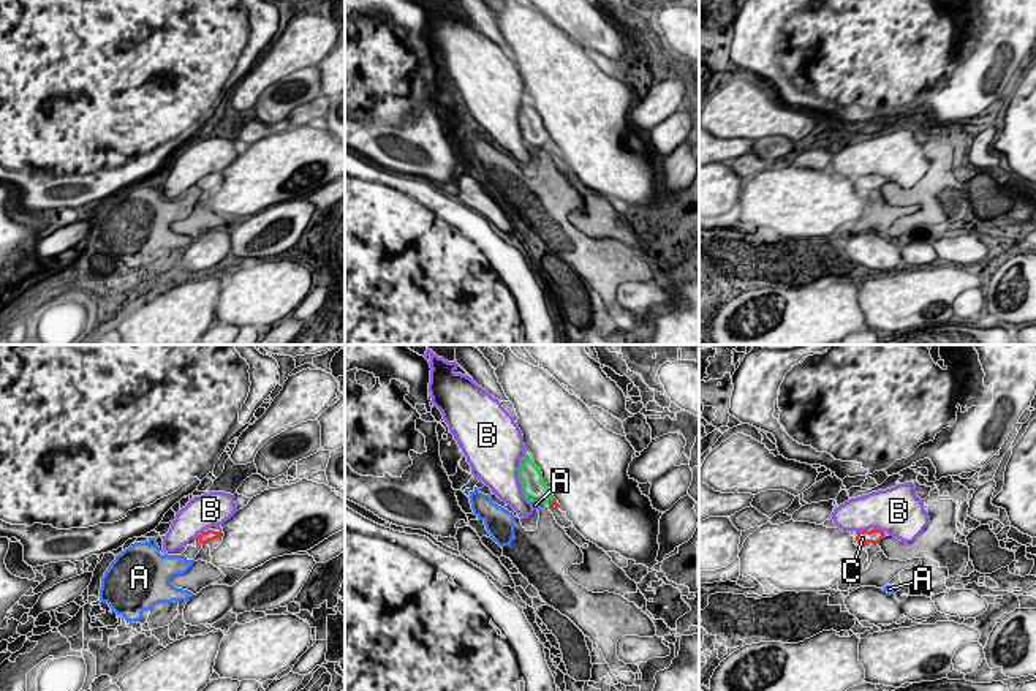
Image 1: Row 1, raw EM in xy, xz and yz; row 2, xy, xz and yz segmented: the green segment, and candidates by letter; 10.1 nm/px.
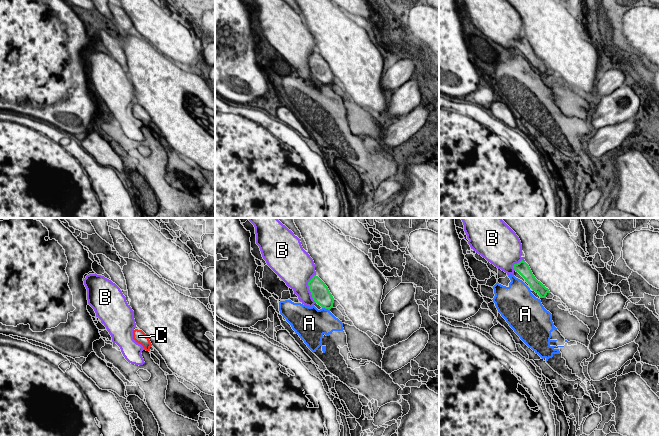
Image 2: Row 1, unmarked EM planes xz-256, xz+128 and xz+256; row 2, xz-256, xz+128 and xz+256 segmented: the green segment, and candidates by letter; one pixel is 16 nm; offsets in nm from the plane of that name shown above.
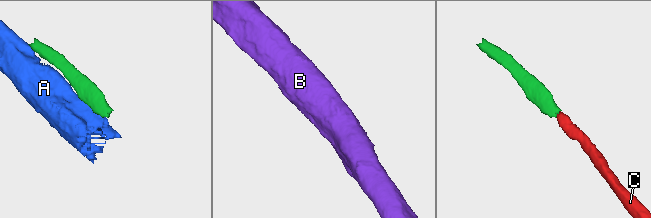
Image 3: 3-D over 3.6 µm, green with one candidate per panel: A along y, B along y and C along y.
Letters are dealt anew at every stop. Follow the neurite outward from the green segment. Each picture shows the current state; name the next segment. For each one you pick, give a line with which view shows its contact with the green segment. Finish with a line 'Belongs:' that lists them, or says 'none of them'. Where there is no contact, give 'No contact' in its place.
C: Touches green in xz
Belongs: C

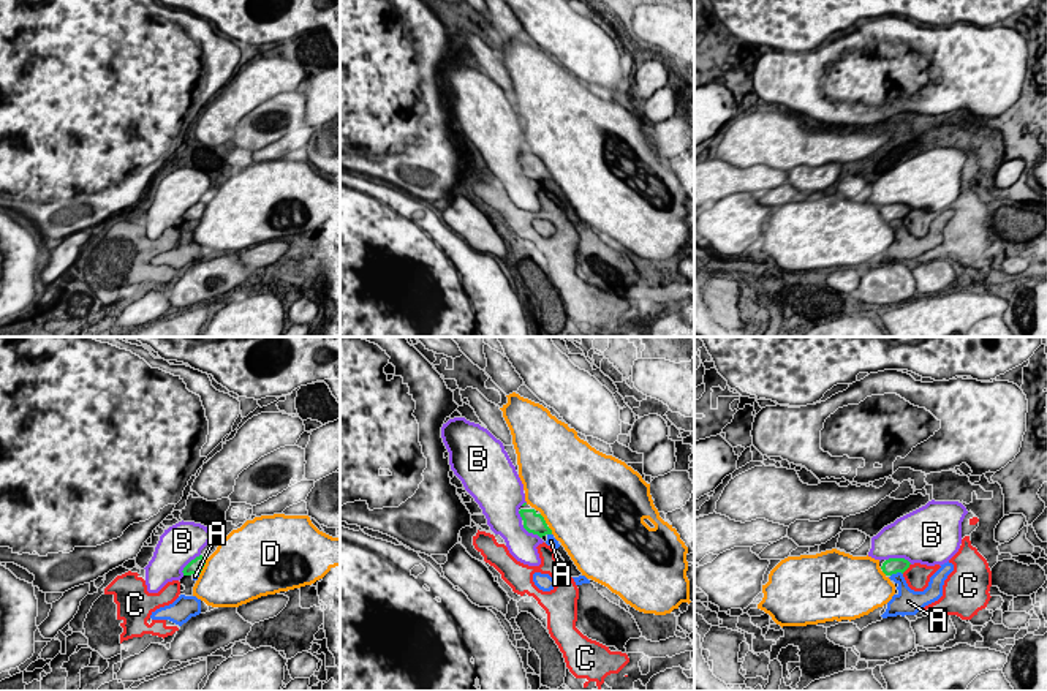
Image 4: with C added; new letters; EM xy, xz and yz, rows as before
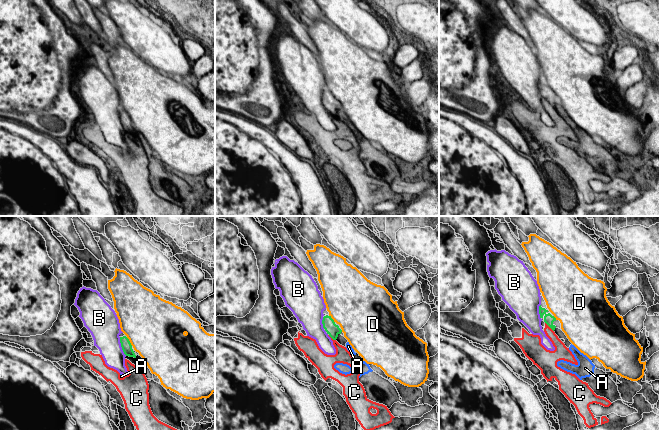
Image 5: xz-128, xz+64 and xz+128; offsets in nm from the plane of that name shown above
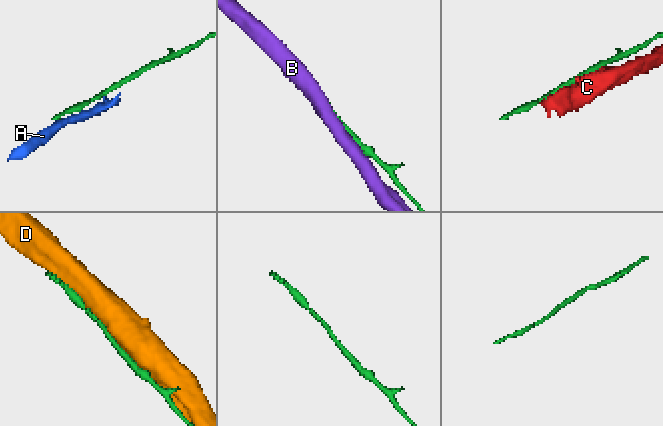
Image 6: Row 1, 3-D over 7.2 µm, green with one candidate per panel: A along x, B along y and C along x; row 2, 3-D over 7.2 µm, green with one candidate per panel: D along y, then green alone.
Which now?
Belongs: none of them

